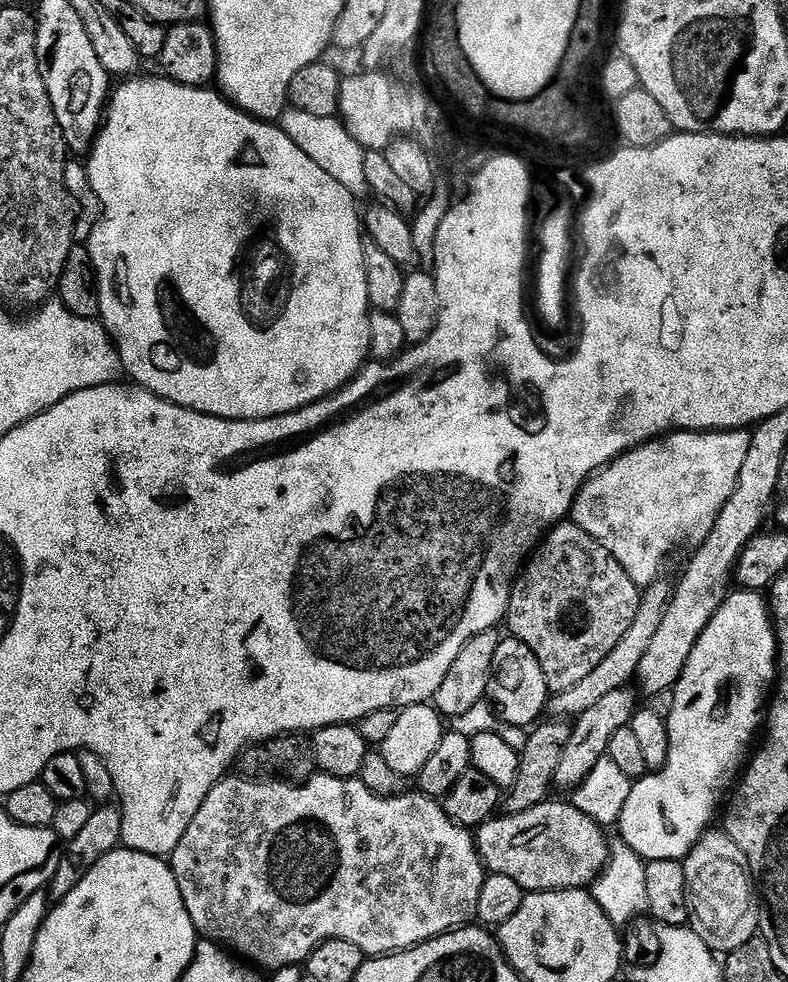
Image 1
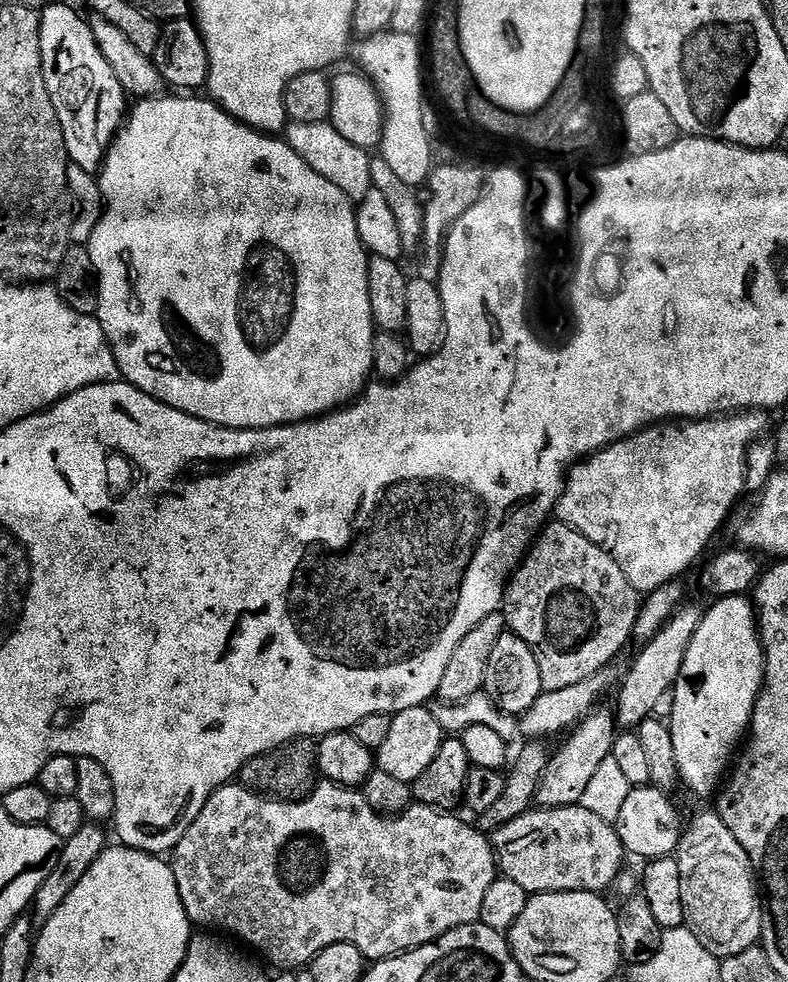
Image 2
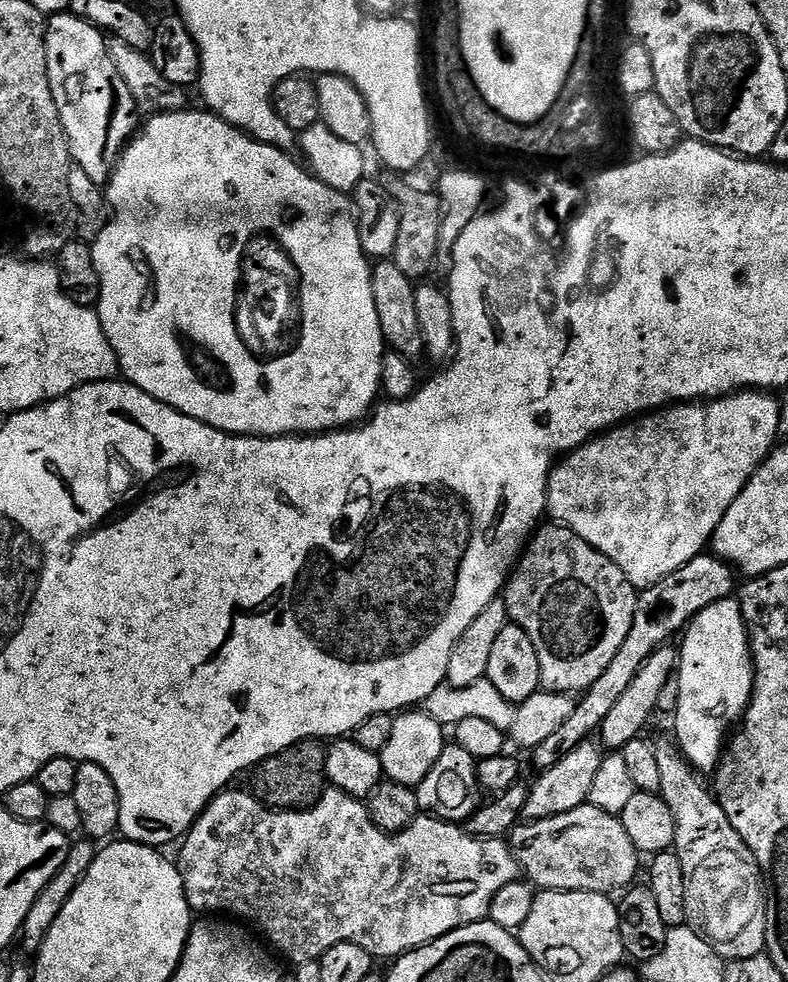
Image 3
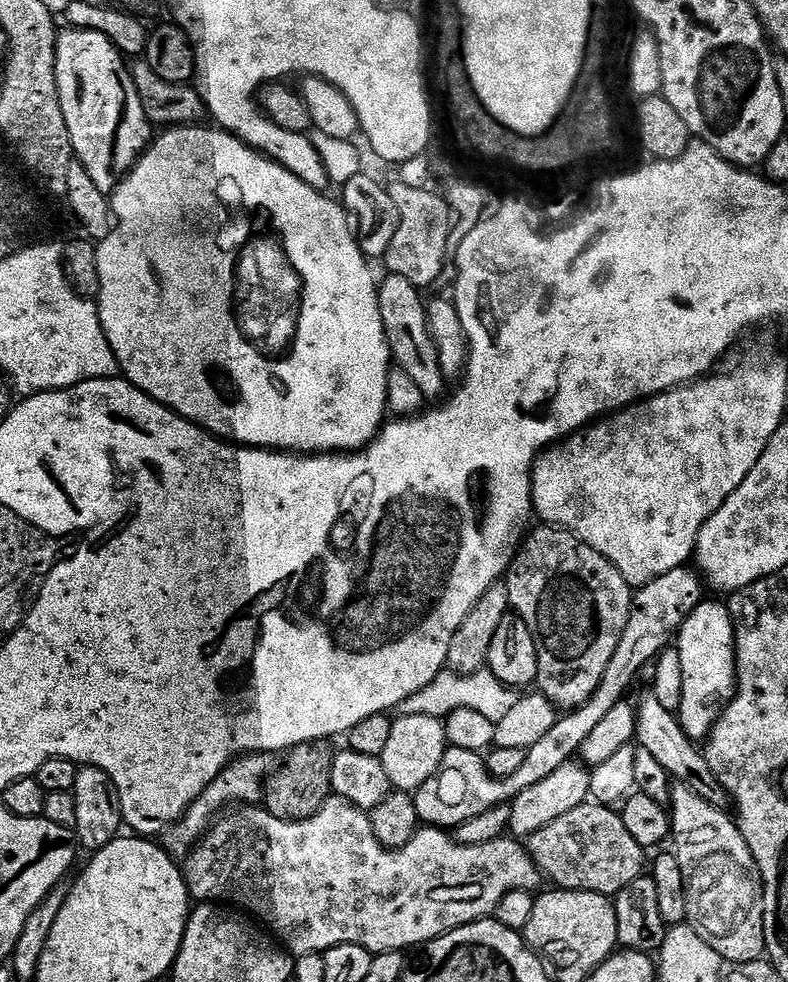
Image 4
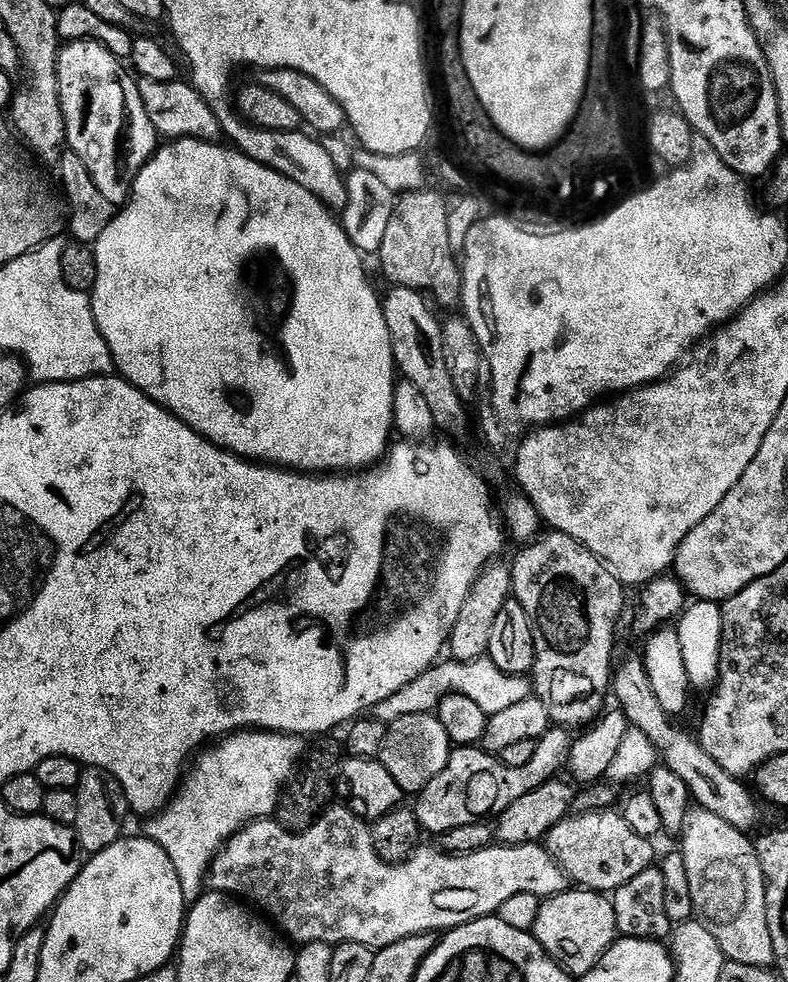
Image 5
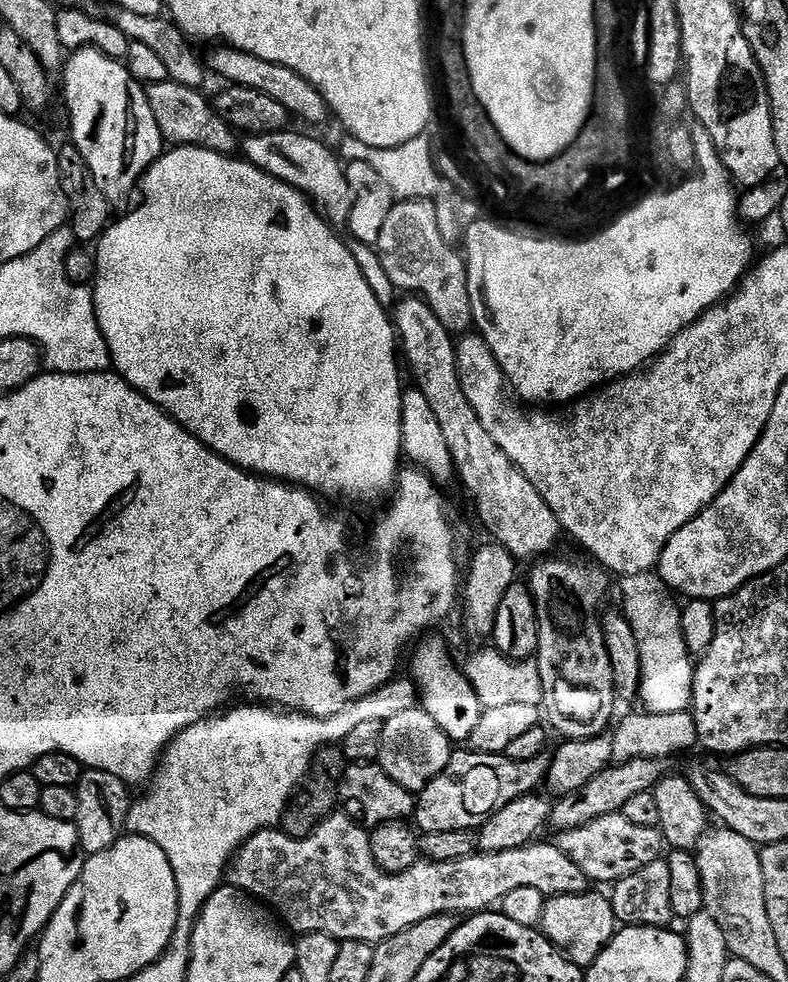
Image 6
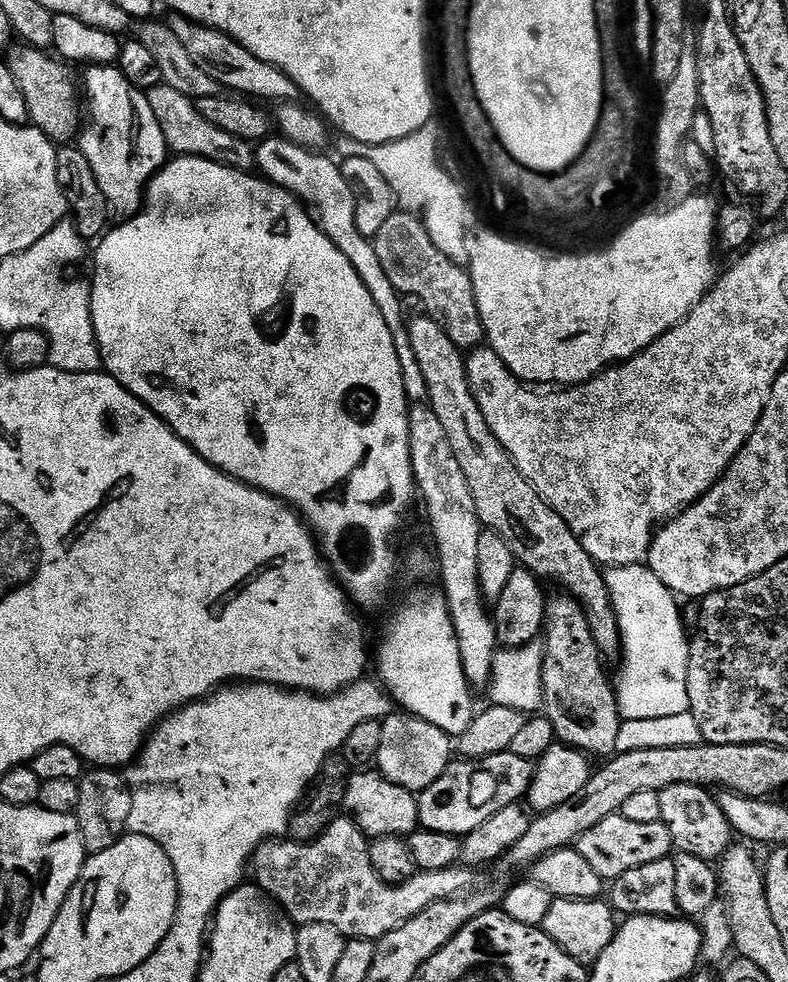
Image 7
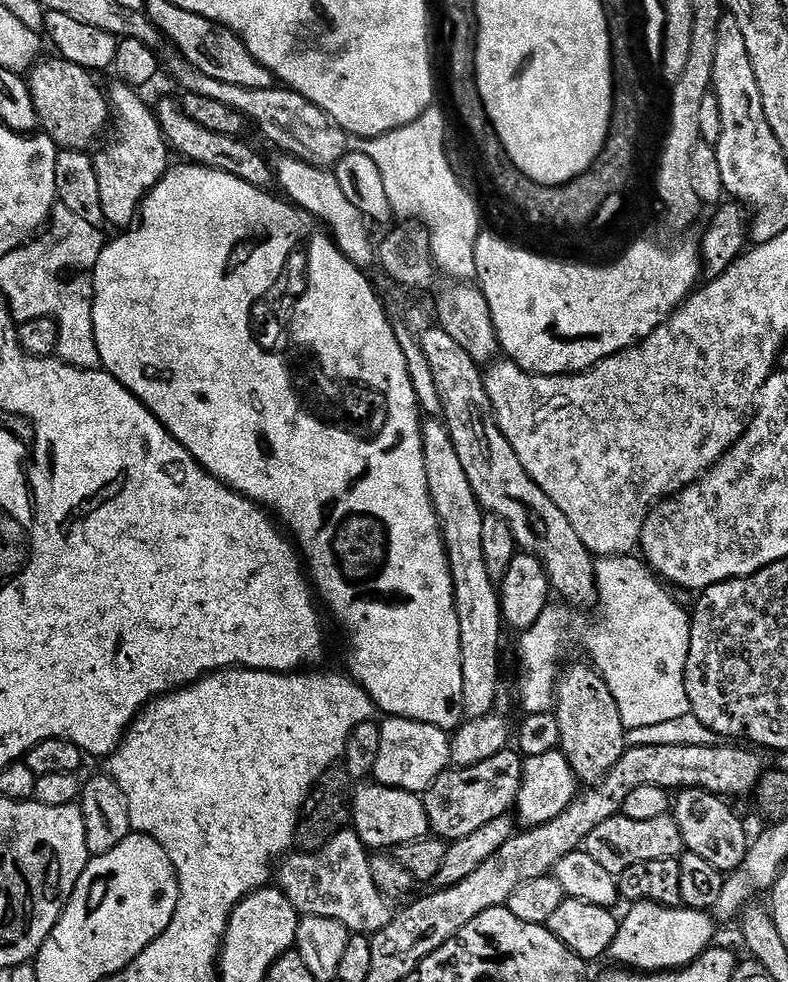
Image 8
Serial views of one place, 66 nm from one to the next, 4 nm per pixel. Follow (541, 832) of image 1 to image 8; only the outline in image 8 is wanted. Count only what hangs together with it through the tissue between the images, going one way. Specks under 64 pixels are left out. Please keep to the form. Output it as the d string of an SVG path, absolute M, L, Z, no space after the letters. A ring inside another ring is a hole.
M621 814L590 830L590 838L584 840L583 851L588 852L590 858L595 858L605 870L610 870L610 874L619 878L622 870L630 870L630 866L638 866L638 862L650 862L654 858L677 859L685 851L685 847L682 834L671 815L637 822L634 818L626 818Z

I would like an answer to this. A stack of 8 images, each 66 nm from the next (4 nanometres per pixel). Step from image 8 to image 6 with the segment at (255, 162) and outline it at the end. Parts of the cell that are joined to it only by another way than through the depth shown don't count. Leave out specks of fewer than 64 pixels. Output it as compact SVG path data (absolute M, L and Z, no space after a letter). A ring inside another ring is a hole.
M169 80L149 84L146 91L154 122L158 122L158 130L169 145L214 150L223 156L231 156L237 151L237 133L233 132L232 127L216 113L215 107L209 101L208 104L204 101L201 91Z

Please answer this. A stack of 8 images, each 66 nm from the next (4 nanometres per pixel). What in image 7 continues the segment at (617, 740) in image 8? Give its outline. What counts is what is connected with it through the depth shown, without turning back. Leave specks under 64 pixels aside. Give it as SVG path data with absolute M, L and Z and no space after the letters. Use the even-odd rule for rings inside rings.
M559 594L560 596L549 595L544 610L544 708L548 721L554 726L556 739L559 743L568 745L569 748L577 748L579 752L589 757L608 758L616 752L615 743L618 739L618 732L622 717L620 707L616 701L616 689L613 681L608 680L604 673L606 667L598 646L594 642L594 634L590 630L590 622L584 613L584 607L577 602L573 596Z

